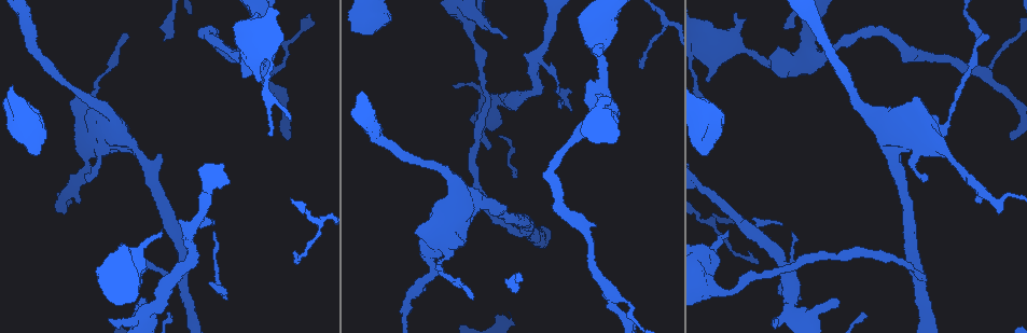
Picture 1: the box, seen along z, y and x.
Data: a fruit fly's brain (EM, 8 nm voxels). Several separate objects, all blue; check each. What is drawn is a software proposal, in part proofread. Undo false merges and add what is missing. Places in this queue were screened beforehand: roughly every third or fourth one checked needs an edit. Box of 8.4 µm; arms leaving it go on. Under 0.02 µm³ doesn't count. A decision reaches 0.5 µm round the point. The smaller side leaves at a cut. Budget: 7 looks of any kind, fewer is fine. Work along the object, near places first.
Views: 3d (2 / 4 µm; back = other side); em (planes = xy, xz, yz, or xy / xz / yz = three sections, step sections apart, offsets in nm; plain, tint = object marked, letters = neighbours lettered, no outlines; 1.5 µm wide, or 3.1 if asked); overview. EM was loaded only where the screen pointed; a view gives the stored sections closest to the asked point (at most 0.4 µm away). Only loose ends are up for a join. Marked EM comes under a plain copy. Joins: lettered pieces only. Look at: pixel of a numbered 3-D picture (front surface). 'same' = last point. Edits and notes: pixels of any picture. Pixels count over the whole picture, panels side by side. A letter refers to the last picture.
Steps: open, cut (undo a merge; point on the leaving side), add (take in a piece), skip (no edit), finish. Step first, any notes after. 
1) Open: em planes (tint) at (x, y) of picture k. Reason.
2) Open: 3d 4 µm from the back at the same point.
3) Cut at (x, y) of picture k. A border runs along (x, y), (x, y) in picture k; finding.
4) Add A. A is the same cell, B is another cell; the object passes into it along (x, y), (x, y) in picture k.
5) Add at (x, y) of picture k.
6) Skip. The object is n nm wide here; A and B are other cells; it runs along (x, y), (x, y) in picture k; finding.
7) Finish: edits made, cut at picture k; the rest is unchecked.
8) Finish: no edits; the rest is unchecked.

Open: em planes (tint) at (919, 274) of picture 1. Abrupt turn.

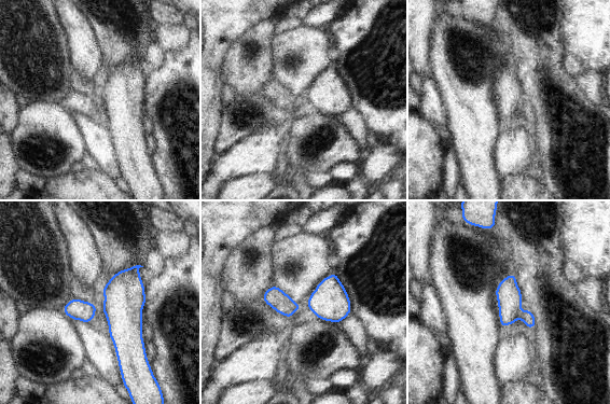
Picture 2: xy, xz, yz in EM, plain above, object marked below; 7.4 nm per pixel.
Open: em planes (letters) at the same point. What lies round it.

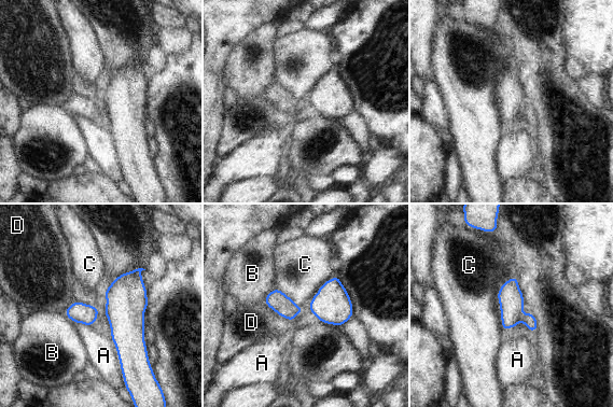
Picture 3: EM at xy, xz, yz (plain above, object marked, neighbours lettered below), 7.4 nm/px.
Cut at (529, 320) of picture 3. A, B, C and D are other cells; a border runs along (524, 316), (521, 319) in picture 3; a second neuron is stuck on.

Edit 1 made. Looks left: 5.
Open: 3d 4 µm at (212, 223) of picture 1. Thin end.

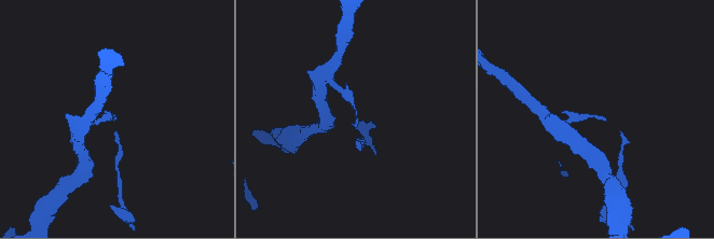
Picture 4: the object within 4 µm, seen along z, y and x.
Open: em planes (tint) at (115, 119) of picture 4.

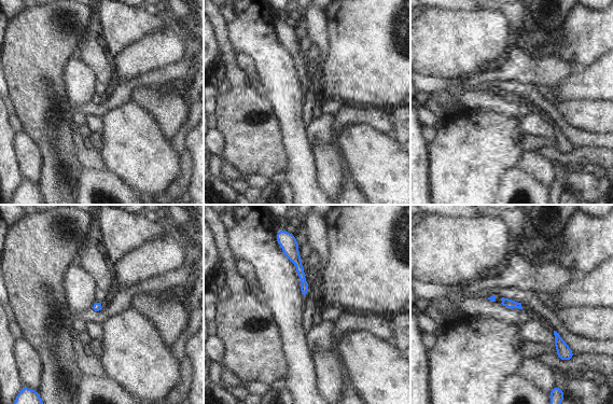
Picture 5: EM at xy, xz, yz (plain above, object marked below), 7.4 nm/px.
Open: em planes (letters) at the same point. What lies round it.

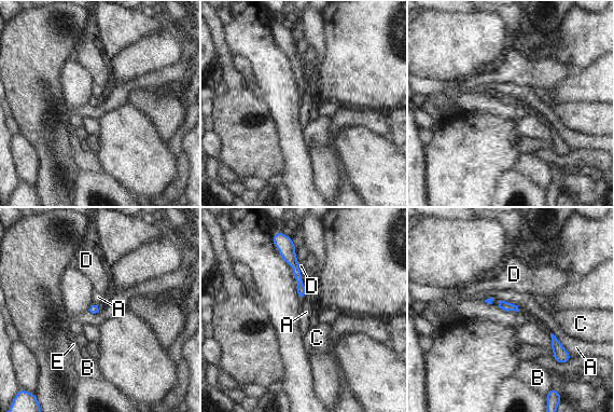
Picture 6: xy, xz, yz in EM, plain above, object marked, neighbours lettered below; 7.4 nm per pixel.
Skip. A, B, C, D and E are other cells; a border runs along (550, 332), (571, 355) in picture 6; none of them fits.

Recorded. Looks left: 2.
Open: em planes (letters) at (835, 301) of picture 1. Branch stops here.

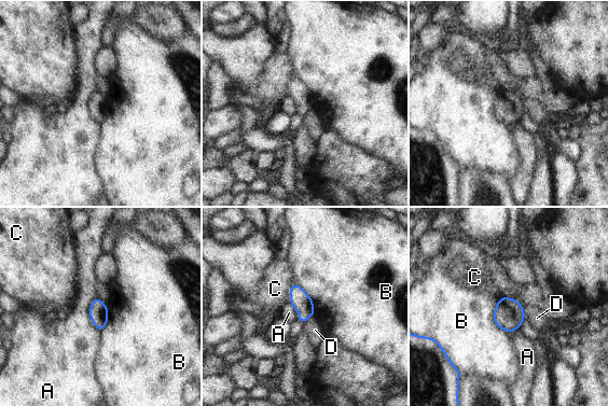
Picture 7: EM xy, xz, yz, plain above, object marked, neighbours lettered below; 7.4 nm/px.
Skip. A, B, C and D are other cells; a border runs along (96, 296), (88, 317), (100, 332) in picture 7; none of them fits.

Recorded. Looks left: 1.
Finish: edits made, cut at picture 3; the rest is unchecked.

